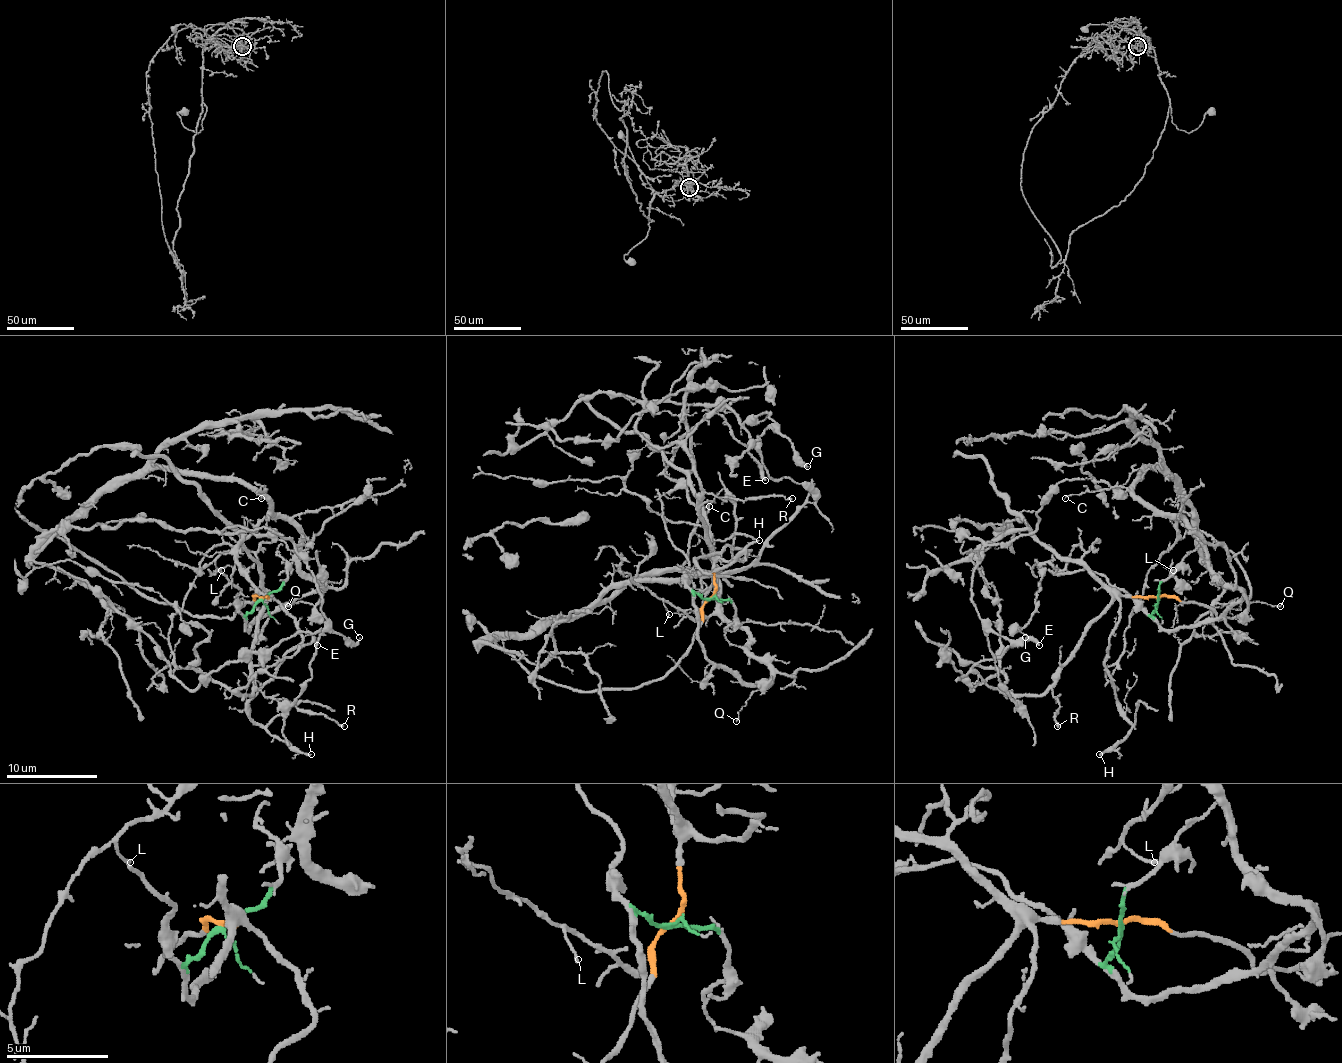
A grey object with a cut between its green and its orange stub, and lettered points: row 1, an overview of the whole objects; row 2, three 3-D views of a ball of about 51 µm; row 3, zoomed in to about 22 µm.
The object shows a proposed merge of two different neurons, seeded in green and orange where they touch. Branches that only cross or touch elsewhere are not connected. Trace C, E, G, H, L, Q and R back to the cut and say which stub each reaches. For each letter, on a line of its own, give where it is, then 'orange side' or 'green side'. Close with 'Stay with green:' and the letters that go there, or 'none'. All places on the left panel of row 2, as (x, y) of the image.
C: place (261, 498); green side
E: place (317, 645); orange side
G: place (359, 637); orange side
H: place (311, 754); orange side
L: place (221, 570); green side
Q: place (288, 606); green side
R: place (344, 726); orange side
Stay with green: C, L, Q

